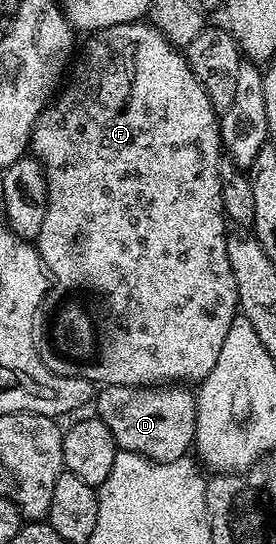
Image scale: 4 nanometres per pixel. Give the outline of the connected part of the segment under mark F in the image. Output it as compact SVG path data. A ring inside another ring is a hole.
M150 21L113 24L104 30L88 33L86 38L87 43L78 47L77 57L70 67L67 87L65 82L53 100L44 106L31 133L30 153L45 167L47 175L47 207L37 239L37 249L43 257L48 275L54 281L56 278L65 289L100 290L99 298L107 309L107 343L104 346L102 343L97 354L99 359L85 370L85 376L92 384L100 387L198 384L205 376L209 376L209 372L213 372L213 364L217 364L217 356L221 356L221 344L225 344L225 332L229 332L239 310L237 284L227 251L229 223L221 200L221 143L217 111L211 106L205 88L201 88L201 80L193 76L186 53L174 46Z

